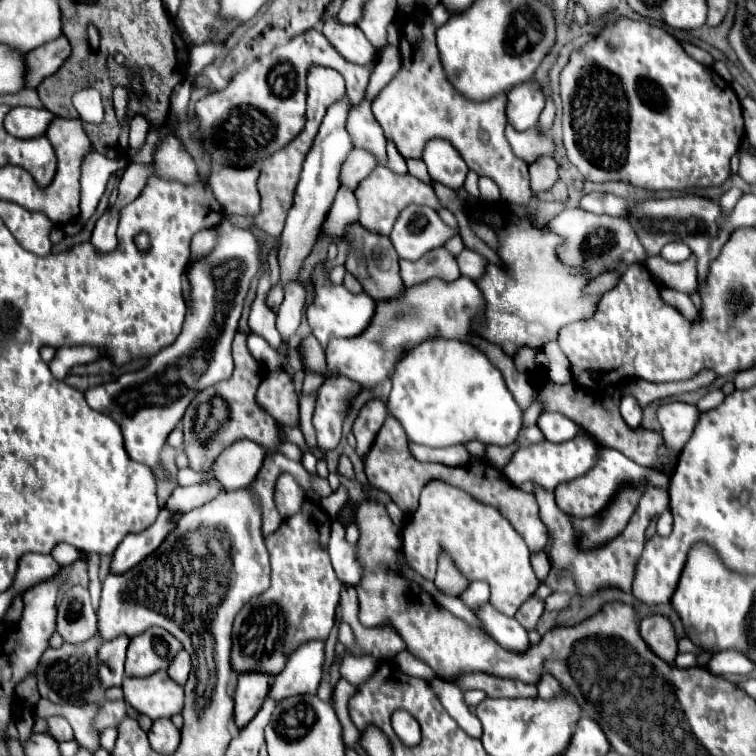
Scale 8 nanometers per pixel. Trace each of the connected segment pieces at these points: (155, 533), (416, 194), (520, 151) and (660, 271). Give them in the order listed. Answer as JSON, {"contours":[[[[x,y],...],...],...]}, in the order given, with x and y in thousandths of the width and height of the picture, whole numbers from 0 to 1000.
{"contours":[[[[214,673],[206,692],[201,692],[201,697],[196,697],[196,702],[164,710],[164,716],[153,724],[153,729],[148,734],[146,758],[159,761],[159,758],[172,755],[175,750],[180,750],[188,739],[193,739],[201,729],[206,729],[206,724],[217,716],[217,708],[222,708],[222,702],[228,702],[228,700],[230,700],[228,679]]],[[[500,218],[495,221],[495,226],[476,239],[476,245],[468,253],[471,263],[474,263],[474,276],[476,276],[476,298],[487,300],[489,306],[505,308],[505,311],[516,311],[519,295],[524,292],[524,284],[542,269],[550,271],[566,271],[571,276],[582,276],[577,258],[571,258],[571,247],[566,247],[561,239],[550,237],[542,229],[526,231],[521,226],[516,226],[511,218]]],[[[669,165],[669,187],[677,194],[677,202],[696,216],[704,216],[714,205],[730,205],[733,189],[725,179],[717,179],[709,168],[698,173],[683,173],[680,168]]],[[[873,337],[854,343],[857,358],[873,372],[873,377],[884,382],[902,385],[907,390],[921,388],[923,372],[921,372],[921,343],[918,337],[902,348],[884,348]]]]}

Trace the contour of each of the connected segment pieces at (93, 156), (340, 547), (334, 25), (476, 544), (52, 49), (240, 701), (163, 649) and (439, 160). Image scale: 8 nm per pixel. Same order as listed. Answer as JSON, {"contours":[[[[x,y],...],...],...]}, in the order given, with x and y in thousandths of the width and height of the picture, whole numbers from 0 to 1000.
{"contours":[[[[122,200],[111,208],[108,213],[108,234],[106,234],[106,295],[114,295],[119,290],[119,284],[124,282],[143,234],[159,224],[167,221],[167,213],[156,213],[156,210],[143,210],[138,205],[132,205],[130,200]]],[[[439,692],[439,708],[434,718],[434,731],[444,761],[458,774],[474,774],[481,763],[481,747],[474,737],[474,718],[458,716],[458,700],[452,692]]],[[[434,22],[429,28],[426,44],[455,78],[474,83],[474,86],[484,86],[495,81],[497,65],[481,49],[474,33],[452,33],[444,22]]],[[[571,635],[557,649],[556,668],[553,673],[537,684],[532,694],[532,710],[534,710],[534,731],[545,750],[556,750],[556,761],[563,766],[574,766],[579,734],[590,731],[598,737],[606,755],[619,769],[643,769],[648,774],[648,800],[656,803],[656,808],[677,816],[683,806],[704,787],[704,782],[714,774],[709,766],[704,750],[701,750],[701,729],[688,713],[688,708],[677,700],[677,694],[648,668],[638,668],[627,657],[611,652],[611,648],[585,636]]],[[[79,46],[77,52],[48,62],[42,67],[34,70],[32,81],[34,81],[34,91],[32,91],[32,115],[50,115],[50,110],[61,102],[66,102],[69,97],[74,97],[79,91],[79,86],[87,81],[87,75],[93,73],[93,57],[85,46]]],[[[317,893],[312,914],[310,914],[310,959],[315,964],[325,962],[328,954],[339,946],[344,933],[354,919],[357,898],[354,893]]],[[[198,829],[172,845],[167,864],[167,893],[193,896],[209,885],[220,885],[241,851],[214,829]]],[[[569,184],[558,200],[558,213],[563,216],[571,237],[598,250],[608,250],[614,245],[619,218],[595,187]]]]}

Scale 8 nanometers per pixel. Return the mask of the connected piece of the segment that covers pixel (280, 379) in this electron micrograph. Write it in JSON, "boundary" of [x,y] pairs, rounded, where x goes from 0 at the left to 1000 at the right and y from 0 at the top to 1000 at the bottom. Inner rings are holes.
{"boundary":[[[357,491],[349,496],[339,517],[339,533],[373,565],[392,565],[397,557],[394,522],[378,491]]]}

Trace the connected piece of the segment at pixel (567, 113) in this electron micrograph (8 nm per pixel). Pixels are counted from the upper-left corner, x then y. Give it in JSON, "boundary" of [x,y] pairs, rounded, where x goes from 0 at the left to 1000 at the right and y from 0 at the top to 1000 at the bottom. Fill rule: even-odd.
{"boundary":[[[817,22],[812,30],[804,30],[796,36],[796,41],[778,54],[772,62],[757,67],[749,89],[741,97],[741,131],[743,131],[743,187],[751,202],[751,210],[757,218],[765,221],[765,226],[780,237],[780,239],[831,239],[844,247],[854,247],[862,253],[873,250],[905,250],[905,247],[942,247],[955,245],[966,234],[966,208],[974,202],[981,181],[984,181],[984,160],[981,160],[981,144],[979,134],[971,123],[971,118],[958,110],[958,104],[934,86],[926,86],[913,73],[905,70],[899,57],[870,33],[860,33],[857,28],[839,28],[831,22]]]}

